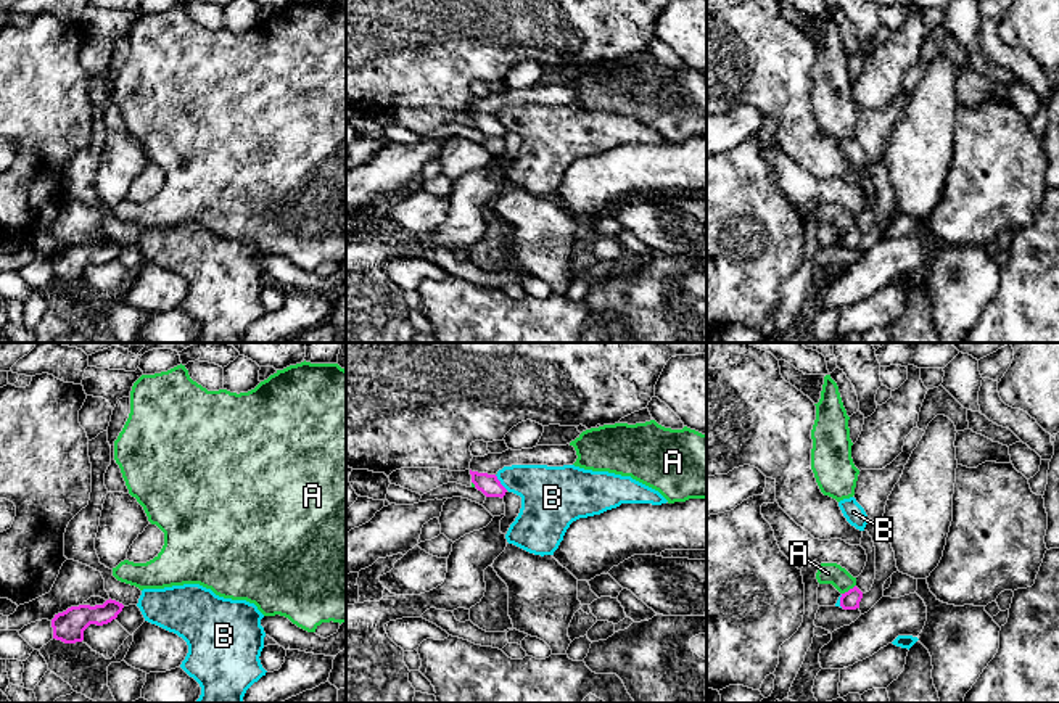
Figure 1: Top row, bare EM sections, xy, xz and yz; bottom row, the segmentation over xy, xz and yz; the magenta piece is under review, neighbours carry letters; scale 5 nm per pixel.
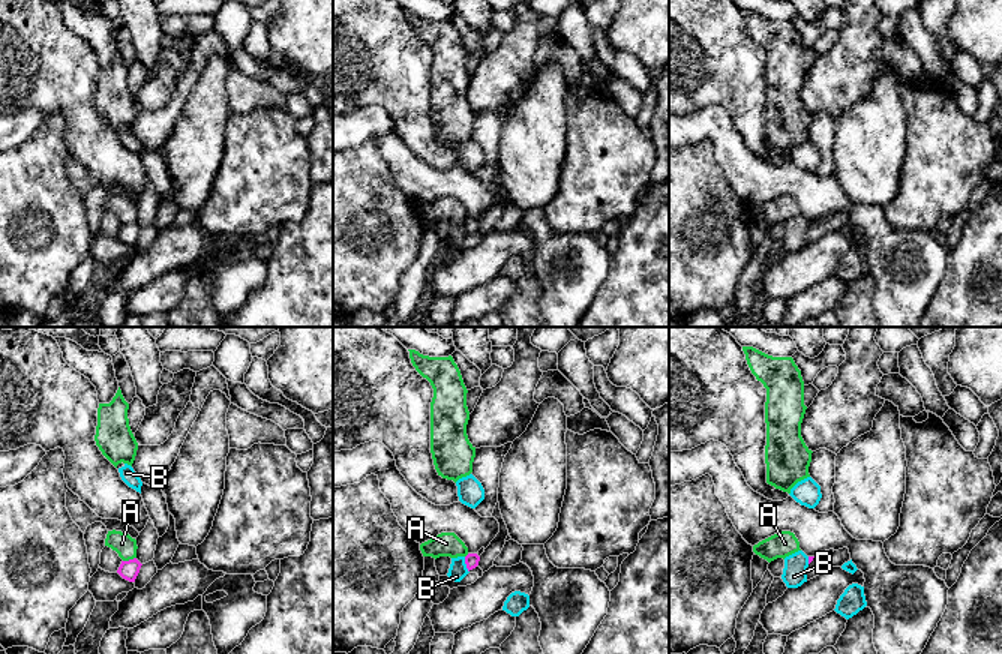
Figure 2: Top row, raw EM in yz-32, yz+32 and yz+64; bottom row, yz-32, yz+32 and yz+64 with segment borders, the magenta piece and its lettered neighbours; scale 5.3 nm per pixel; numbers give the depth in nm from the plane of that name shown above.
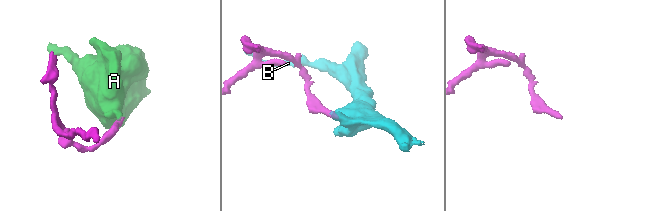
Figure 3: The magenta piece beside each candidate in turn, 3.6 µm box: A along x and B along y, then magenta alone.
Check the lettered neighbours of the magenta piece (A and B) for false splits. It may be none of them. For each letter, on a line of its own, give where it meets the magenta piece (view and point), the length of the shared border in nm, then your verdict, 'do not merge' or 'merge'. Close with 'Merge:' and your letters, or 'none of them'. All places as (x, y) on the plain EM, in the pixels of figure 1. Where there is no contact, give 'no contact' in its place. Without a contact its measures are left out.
A: yz (850, 229) | 90 nm | do not merge
B: xz (499, 123) | 100 nm | do not merge
Merge: none of them

